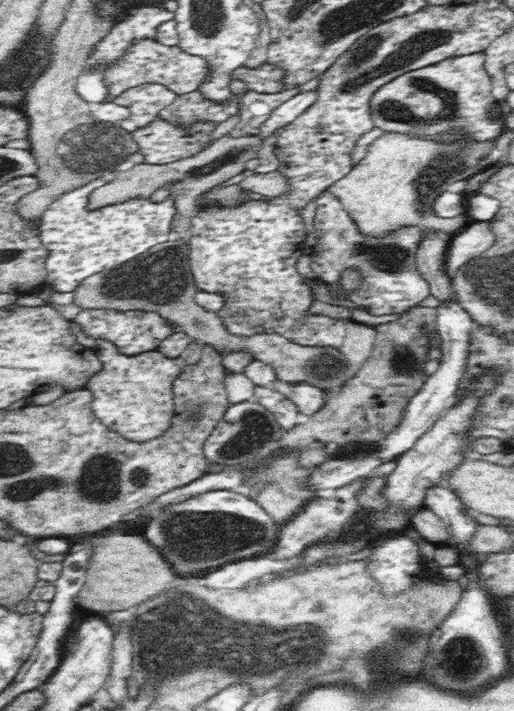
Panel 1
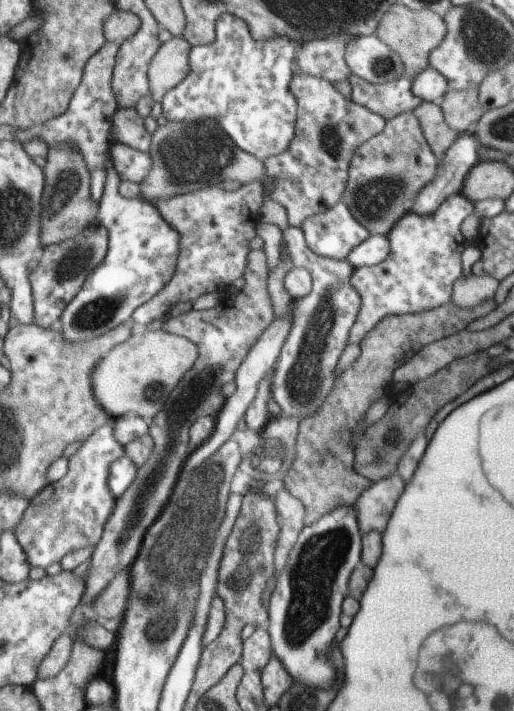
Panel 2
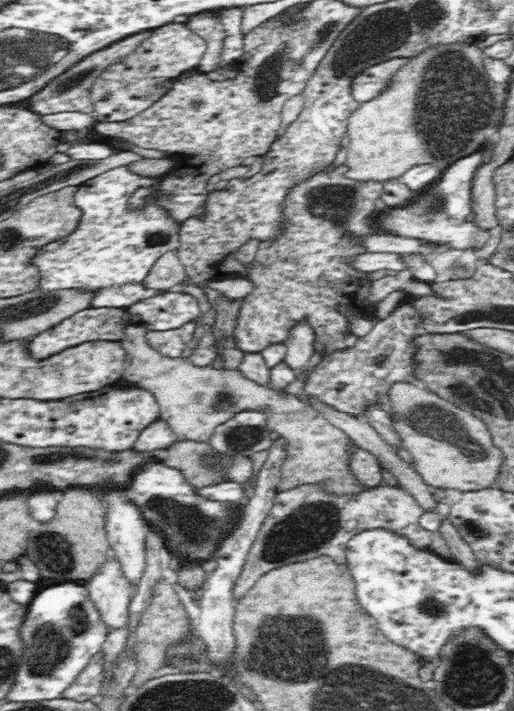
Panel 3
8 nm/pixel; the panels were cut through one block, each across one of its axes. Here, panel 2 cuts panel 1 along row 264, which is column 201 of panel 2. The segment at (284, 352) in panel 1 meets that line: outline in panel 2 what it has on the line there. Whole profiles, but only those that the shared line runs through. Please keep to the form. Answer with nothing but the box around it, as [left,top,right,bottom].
[143,120,267,200]

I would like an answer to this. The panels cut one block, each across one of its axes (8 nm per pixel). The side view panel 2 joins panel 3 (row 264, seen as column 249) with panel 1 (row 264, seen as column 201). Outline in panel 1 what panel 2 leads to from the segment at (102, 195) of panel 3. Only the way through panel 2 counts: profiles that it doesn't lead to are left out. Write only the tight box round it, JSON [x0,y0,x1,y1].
[40,188,178,292]

